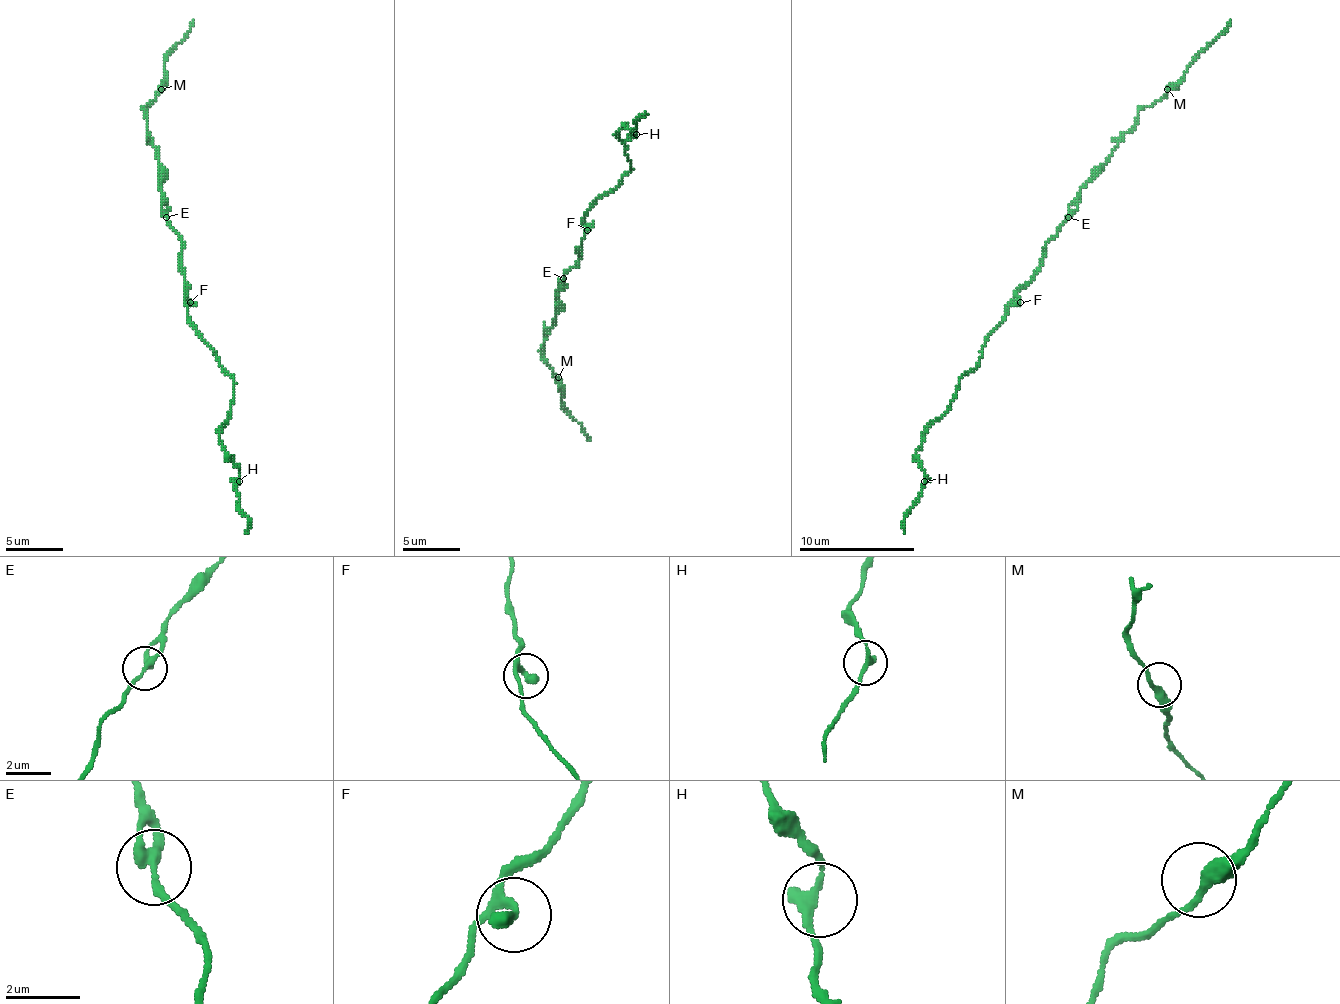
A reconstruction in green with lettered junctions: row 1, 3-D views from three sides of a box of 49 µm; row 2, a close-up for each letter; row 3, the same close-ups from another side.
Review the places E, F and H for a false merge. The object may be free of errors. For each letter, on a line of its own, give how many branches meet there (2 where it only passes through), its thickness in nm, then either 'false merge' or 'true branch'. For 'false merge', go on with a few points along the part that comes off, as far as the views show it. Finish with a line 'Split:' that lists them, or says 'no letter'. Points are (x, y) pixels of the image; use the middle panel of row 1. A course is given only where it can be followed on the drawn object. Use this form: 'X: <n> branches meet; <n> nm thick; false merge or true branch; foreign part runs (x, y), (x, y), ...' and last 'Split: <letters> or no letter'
E: 2 branches meet; 280 nm thick; true branch
F: 2 branches meet; 280 nm thick; true branch
H: 2 branches meet; 280 nm thick; true branch
Split: no letter

